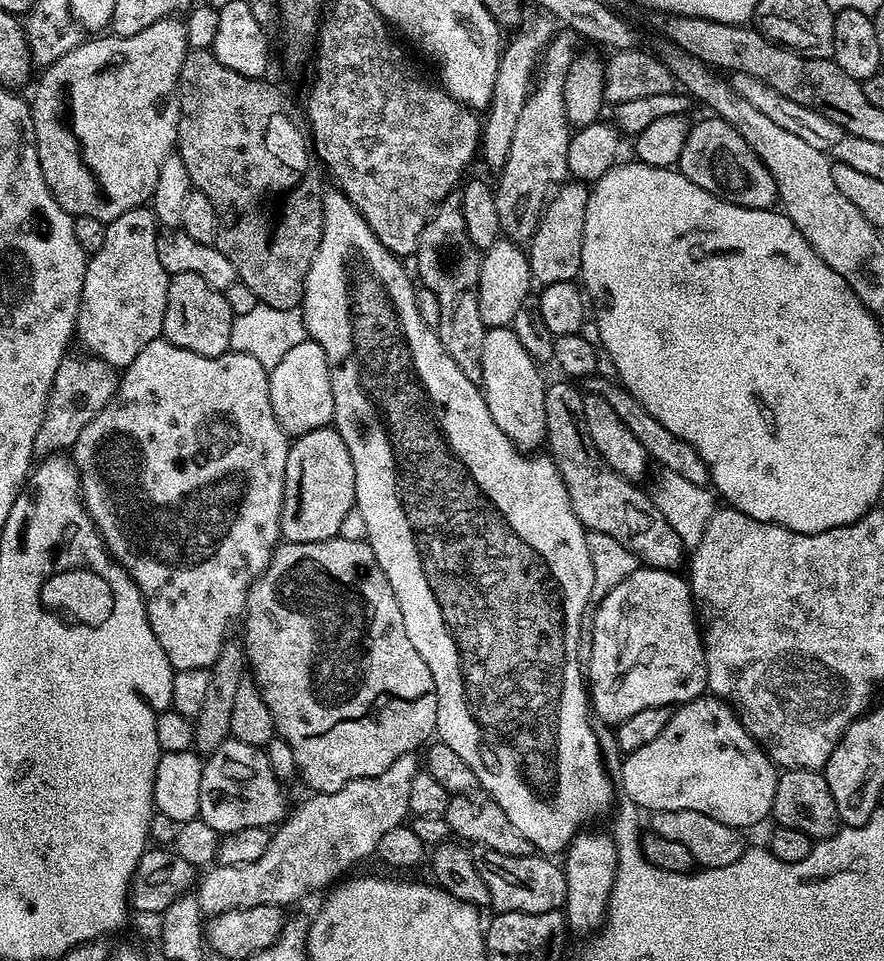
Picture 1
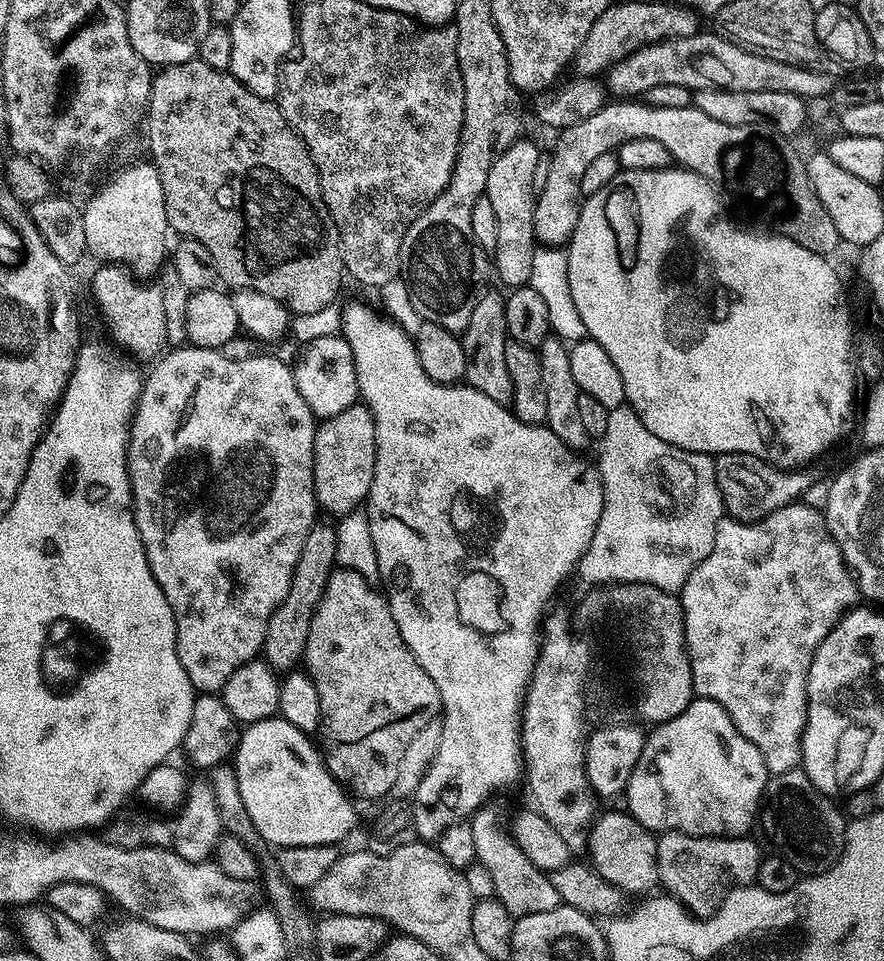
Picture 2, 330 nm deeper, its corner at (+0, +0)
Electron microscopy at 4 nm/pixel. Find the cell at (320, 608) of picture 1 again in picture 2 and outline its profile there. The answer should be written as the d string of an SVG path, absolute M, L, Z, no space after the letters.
M348 568L333 571L330 582L322 594L322 602L318 602L316 613L310 622L310 638L306 642L302 664L318 690L318 698L322 706L318 740L321 740L319 743L322 745L324 765L328 767L329 774L353 797L361 796L364 800L381 799L380 801L383 801L385 799L383 796L392 792L394 782L398 778L398 765L402 763L402 757L406 755L406 746L410 746L410 742L414 742L414 738L418 738L418 730L422 730L422 726L426 726L426 722L435 720L441 715L442 709L438 686L434 686L434 678L430 678L430 674L426 674L426 670L422 670L422 666L418 666L414 654L410 654L406 642L402 642L402 634L394 622L387 599L379 591L377 592L372 589L369 583L366 583L364 577L349 571Z

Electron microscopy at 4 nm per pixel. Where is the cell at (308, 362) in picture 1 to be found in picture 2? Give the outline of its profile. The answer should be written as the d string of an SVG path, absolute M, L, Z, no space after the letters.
M343 335L315 338L303 345L300 357L292 368L298 394L306 398L306 406L316 415L317 421L329 420L334 414L342 414L352 404L357 403L360 391L354 366L354 354Z

